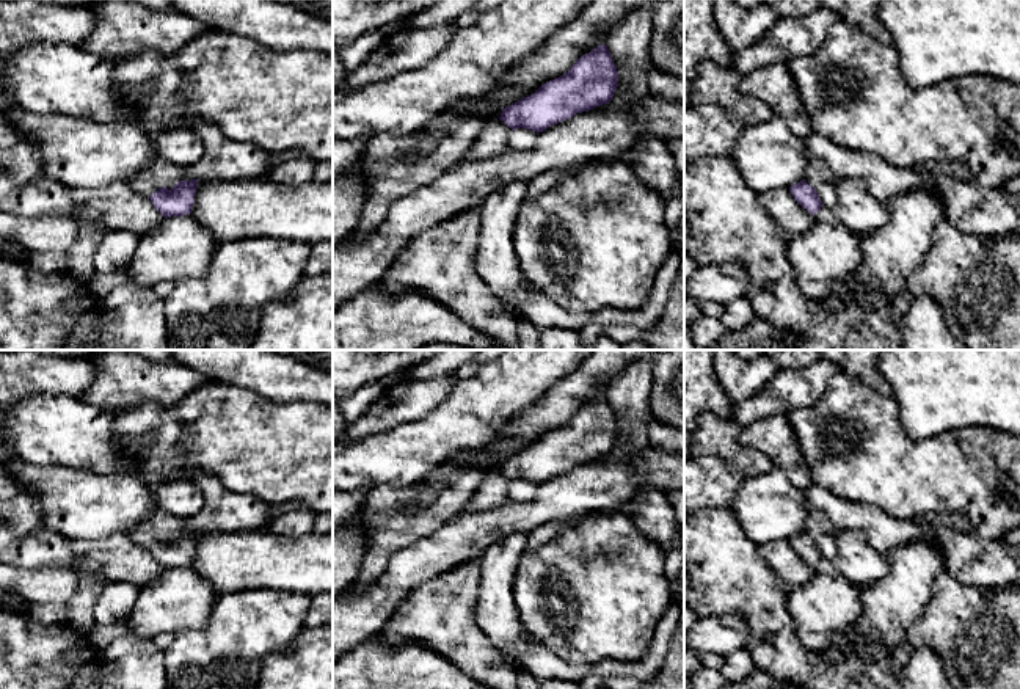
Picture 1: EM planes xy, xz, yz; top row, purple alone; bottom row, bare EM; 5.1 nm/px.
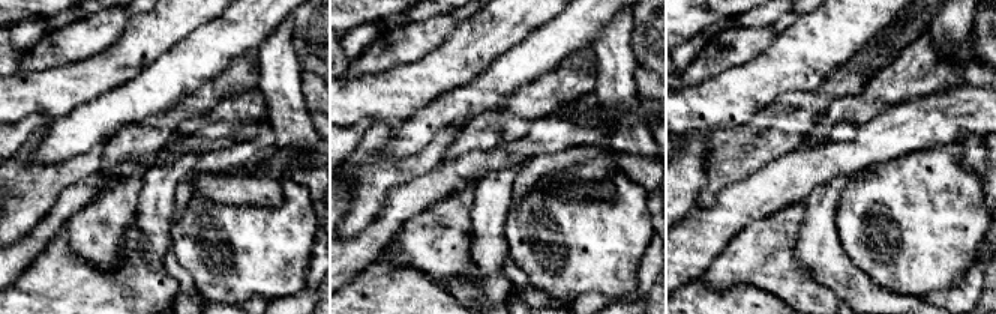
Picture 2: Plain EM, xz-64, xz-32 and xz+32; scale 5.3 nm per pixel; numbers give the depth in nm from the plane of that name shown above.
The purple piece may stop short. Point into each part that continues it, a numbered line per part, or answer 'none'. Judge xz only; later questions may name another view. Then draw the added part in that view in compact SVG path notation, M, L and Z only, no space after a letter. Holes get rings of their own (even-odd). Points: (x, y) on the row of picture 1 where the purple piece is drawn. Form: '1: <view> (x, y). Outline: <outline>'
1: xz (493, 142). Outline: M501 119L490 121L480 137L472 143L461 162L477 162L483 159L497 159L510 151L508 137L512 129Z

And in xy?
1: xy (160, 173). Outline: M155 159L129 185L141 196L151 198L158 188L179 182L187 168Z

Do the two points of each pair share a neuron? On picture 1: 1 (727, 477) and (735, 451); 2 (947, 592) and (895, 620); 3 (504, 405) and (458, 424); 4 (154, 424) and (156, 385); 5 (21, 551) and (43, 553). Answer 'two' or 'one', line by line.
1: two
2: two
3: one
4: two
5: one

